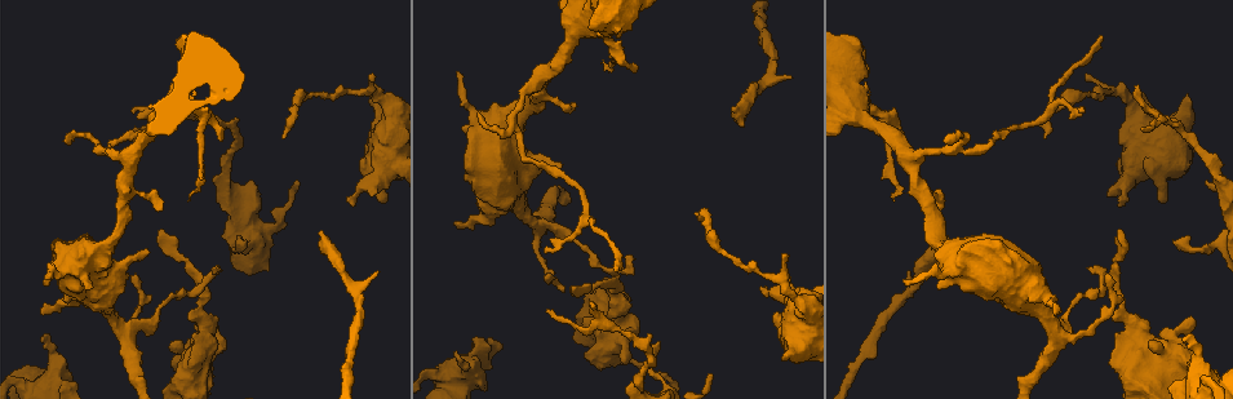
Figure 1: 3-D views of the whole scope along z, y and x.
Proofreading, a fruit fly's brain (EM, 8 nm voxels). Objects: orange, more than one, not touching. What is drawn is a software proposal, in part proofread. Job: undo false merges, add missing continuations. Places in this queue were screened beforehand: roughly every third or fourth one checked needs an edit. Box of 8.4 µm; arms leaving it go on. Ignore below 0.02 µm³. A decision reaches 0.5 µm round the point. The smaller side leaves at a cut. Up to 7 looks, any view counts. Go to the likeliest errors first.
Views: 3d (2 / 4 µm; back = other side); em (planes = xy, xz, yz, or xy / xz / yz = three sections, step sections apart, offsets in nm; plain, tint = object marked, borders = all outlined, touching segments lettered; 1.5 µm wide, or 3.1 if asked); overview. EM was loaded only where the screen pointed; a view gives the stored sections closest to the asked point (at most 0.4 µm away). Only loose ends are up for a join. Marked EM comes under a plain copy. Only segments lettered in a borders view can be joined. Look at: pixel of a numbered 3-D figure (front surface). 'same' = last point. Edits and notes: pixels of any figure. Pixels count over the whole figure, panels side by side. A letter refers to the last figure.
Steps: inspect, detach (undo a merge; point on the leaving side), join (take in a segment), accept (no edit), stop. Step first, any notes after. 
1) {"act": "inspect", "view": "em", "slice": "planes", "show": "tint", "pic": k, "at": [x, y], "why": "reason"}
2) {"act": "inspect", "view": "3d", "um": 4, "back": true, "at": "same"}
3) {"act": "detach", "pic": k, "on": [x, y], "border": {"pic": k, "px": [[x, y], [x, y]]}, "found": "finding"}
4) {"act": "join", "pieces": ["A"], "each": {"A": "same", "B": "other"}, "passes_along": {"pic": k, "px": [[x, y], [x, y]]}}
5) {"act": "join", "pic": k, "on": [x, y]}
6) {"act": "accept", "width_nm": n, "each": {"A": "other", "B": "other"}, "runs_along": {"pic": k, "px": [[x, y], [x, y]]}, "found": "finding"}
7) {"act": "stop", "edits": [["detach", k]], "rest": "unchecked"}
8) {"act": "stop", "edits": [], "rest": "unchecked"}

{"act": "inspect", "view": "em", "slice": "planes", "show": "tint", "pic": 1, "at": [354, 206], "why": "branch stops here"}

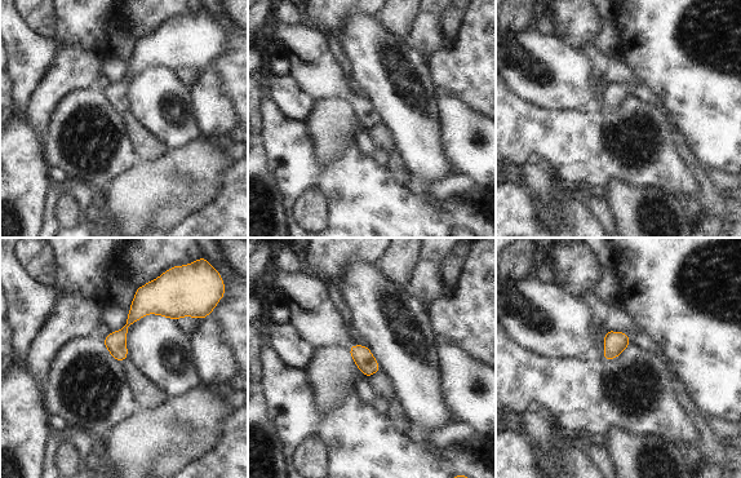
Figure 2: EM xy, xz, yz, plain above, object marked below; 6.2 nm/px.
{"act": "inspect", "view": "em", "slice": "planes", "show": "borders", "at": "same"}

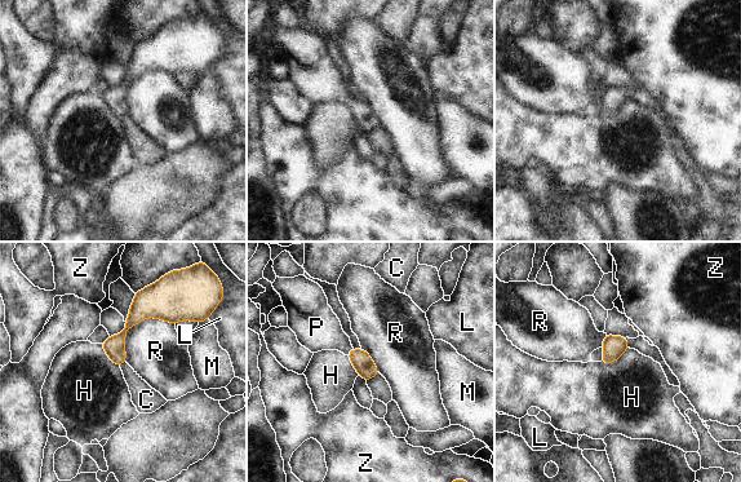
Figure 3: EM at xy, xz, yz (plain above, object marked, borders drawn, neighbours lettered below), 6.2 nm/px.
{"act": "join", "pieces": ["P"], "each": {"C": "other", "H": "other", "L": "other", "M": "other", "P": "same", "R": "other", "Z": "other"}, "passes_along": {"pic": 3, "px": [[360, 359], [349, 350], [316, 327]]}, "found": "the neuron continues"}

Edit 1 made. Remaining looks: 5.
{"act": "inspect", "view": "em", "slice": "yz", "step": 4, "show": "tint", "pic": 1, "at": [789, 77], "why": "branch stops here"}

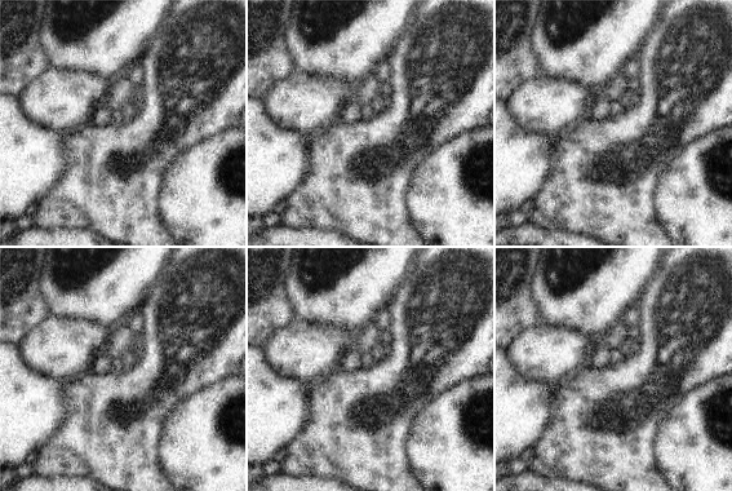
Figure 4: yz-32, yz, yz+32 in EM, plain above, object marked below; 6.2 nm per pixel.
{"act": "inspect", "view": "em", "slice": "planes", "show": "borders", "at": "same", "why": "cut it another way"}

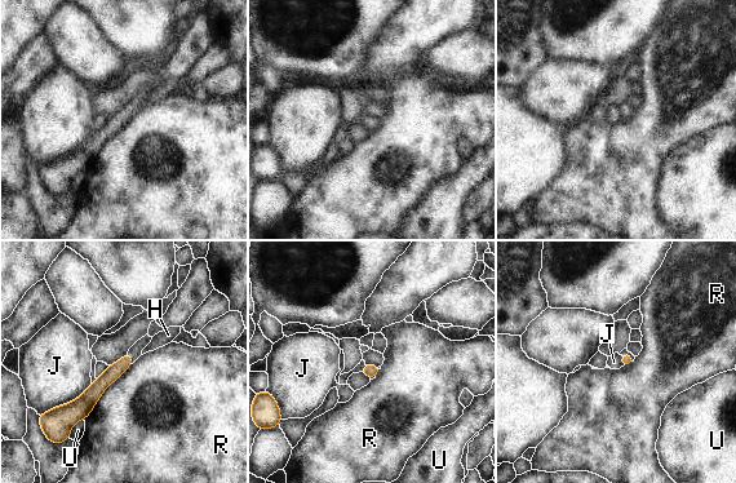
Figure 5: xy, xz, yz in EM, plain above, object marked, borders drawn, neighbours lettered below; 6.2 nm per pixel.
{"act": "accept", "longest_contact_nm": ["R", 460], "each": {"H": "other", "J": "other", "R": "other", "U": "other"}, "border": {"pic": 5, "px": [[132, 364], [107, 386], [84, 420]]}, "found": "no lettered segment goes on from it"}

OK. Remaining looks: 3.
{"act": "inspect", "view": "3d", "um": 2, "pic": 1, "at": [201, 118], "why": "thick turns thin"}

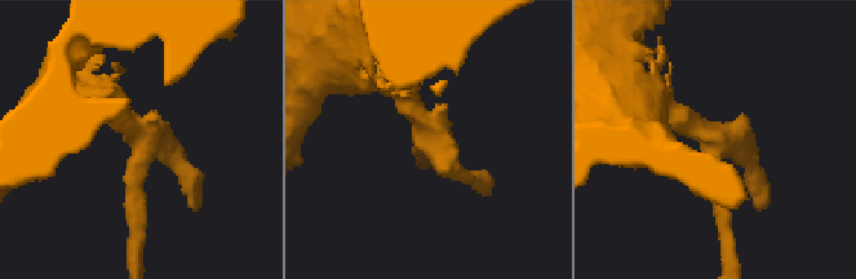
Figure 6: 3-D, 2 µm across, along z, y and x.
{"act": "inspect", "view": "em", "slice": "planes", "show": "borders", "pic": 6, "at": [710, 143]}

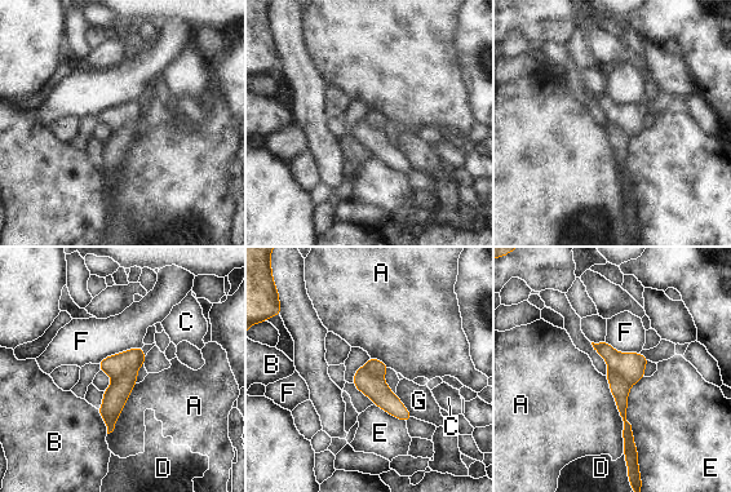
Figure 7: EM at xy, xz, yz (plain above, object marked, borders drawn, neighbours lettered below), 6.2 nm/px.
{"act": "detach", "pic": 7, "on": [115, 397], "width_nm": 180, "each": {"A": "other", "B": "other", "C": "other", "D": "other", "E": "other", "F": "other", "G": "other"}, "part_leaving": {"pic": 7, "px": [[610, 373], [620, 389], [632, 448]]}, "found": "a second neuron is stuck on"}

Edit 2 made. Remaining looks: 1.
{"act": "stop", "edits": [["join", 3], ["detach", 7]], "rest": "unchecked"}

